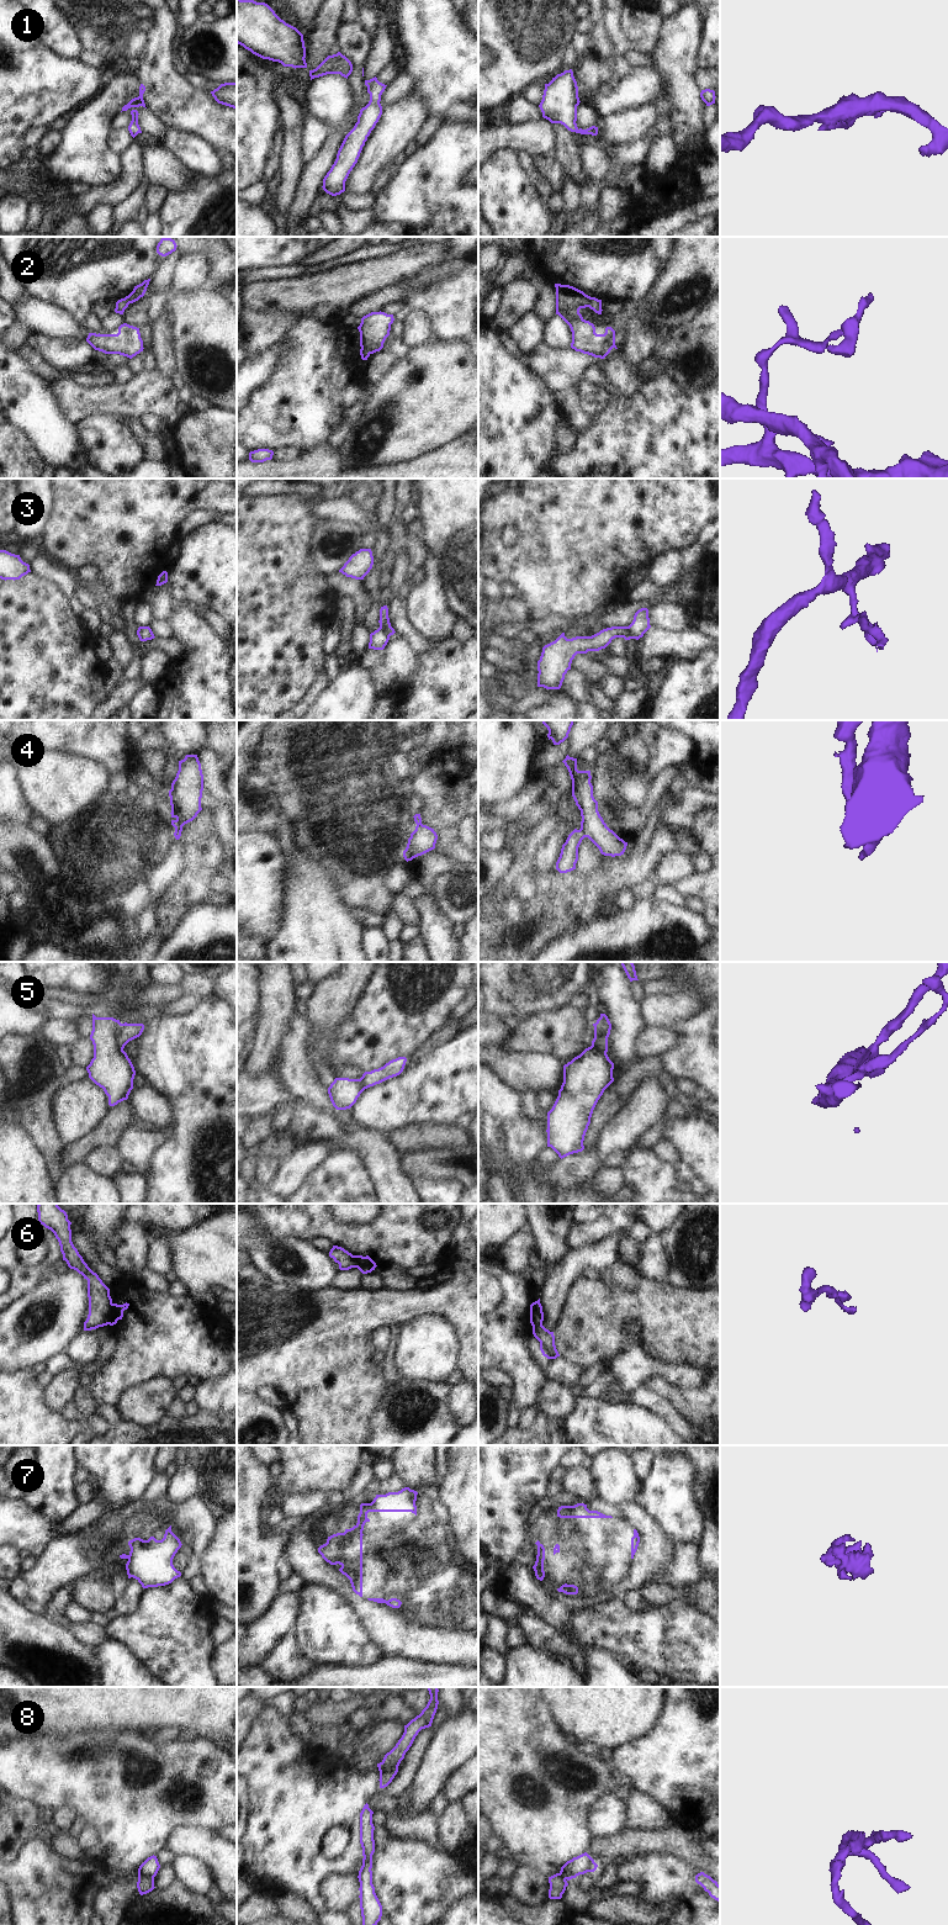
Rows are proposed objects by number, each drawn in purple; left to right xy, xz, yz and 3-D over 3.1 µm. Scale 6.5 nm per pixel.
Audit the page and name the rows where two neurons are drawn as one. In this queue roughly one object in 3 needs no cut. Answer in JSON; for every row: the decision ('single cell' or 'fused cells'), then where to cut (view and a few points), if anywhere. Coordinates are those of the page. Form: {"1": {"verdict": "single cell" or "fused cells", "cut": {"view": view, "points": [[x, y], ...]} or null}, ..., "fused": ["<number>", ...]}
{"1": {"verdict": "single cell", "cut": null}, "2": {"verdict": "fused cells", "cut": {"view": "yz", "points": [[593, 297], [587, 306]]}}, "3": {"verdict": "fused cells", "cut": {"view": "xz", "points": [[380, 627], [388, 638]]}}, "4": {"verdict": "fused cells", "cut": {"view": "yz", "points": [[580, 829], [586, 836]]}}, "5": {"verdict": "fused cells", "cut": {"view": "xy", "points": [[122, 1024], [117, 1035], [117, 1045], [121, 1050]]}}, "6": {"verdict": "fused cells", "cut": {"view": "xy", "points": [[112, 1304], [112, 1317], [109, 1323]]}}, "7": {"verdict": "fused cells", "cut": {"view": "yz", "points": [[536, 1555], [543, 1561]]}}, "8": {"verdict": "fused cells", "cut": {"view": "xz", "points": [[397, 1765], [390, 1765], [380, 1771]]}}, "fused": ["2", "3", "4", "5", "6", "7", "8"]}

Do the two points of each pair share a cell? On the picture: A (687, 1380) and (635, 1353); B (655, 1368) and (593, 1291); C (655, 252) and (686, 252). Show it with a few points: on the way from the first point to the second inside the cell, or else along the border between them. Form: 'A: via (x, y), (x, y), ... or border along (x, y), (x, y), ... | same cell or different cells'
A: via (674, 1374), (647, 1365) | same cell
B: border along (639, 1325), (630, 1326), (630, 1344), (613, 1360) | different cells
C: border along (673, 249), (657, 278) | different cells

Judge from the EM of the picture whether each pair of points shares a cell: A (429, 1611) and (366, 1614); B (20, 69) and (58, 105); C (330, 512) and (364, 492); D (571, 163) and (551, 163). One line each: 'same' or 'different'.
A: same
B: same
C: different
D: different

